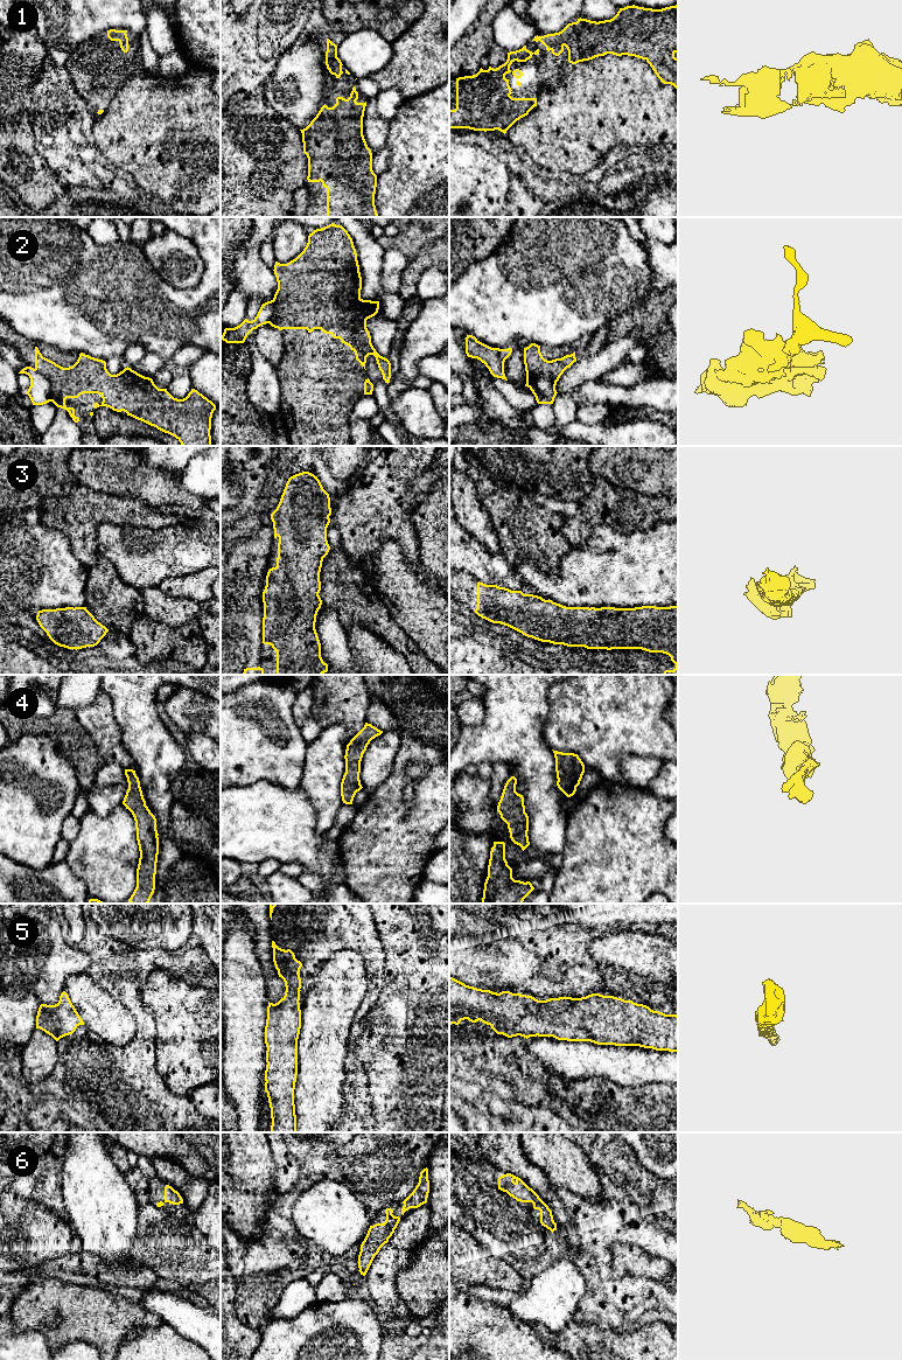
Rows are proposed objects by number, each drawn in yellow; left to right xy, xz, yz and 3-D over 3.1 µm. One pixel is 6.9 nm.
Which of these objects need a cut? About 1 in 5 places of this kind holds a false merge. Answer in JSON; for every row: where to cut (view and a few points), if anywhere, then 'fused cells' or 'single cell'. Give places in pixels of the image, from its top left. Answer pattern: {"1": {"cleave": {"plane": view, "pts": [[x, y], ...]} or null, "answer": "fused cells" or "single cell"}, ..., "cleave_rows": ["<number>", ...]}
{"1": {"cleave": null, "answer": "single cell"}, "2": {"cleave": {"plane": "xy", "pts": [[35, 368], [49, 383], [50, 400]]}, "answer": "fused cells"}, "3": {"cleave": null, "answer": "single cell"}, "4": {"cleave": null, "answer": "single cell"}, "5": {"cleave": null, "answer": "single cell"}, "6": {"cleave": null, "answer": "single cell"}, "cleave_rows": ["2"]}

